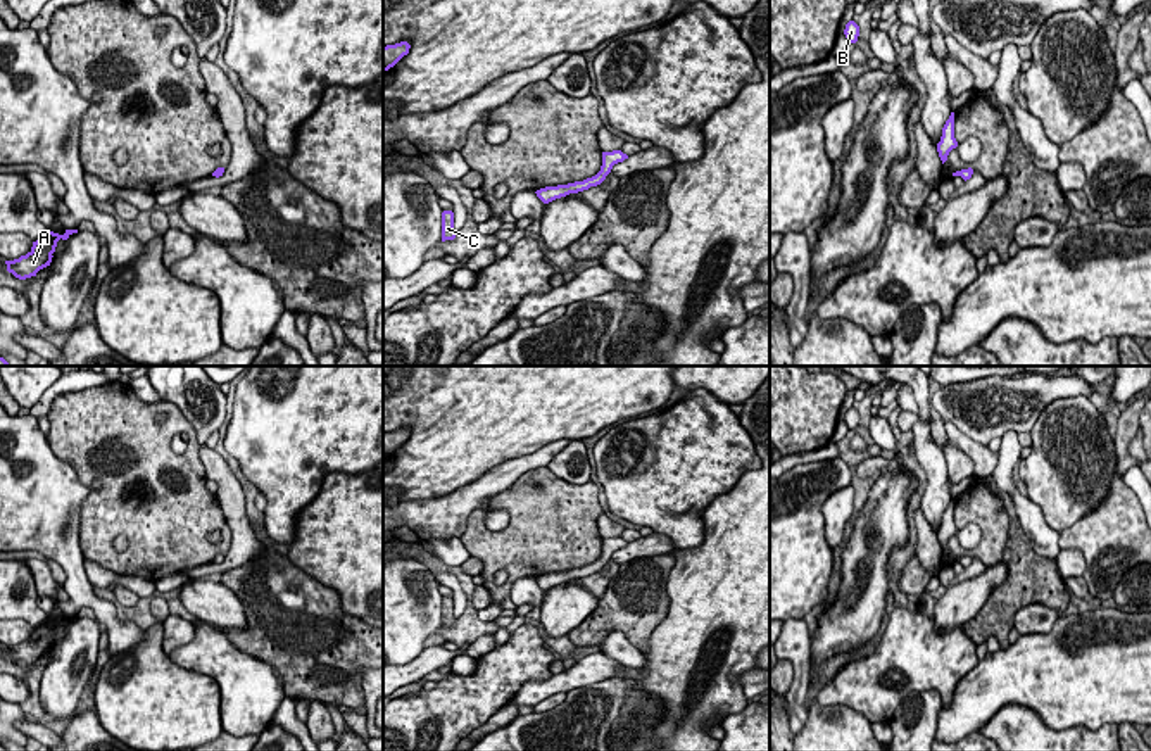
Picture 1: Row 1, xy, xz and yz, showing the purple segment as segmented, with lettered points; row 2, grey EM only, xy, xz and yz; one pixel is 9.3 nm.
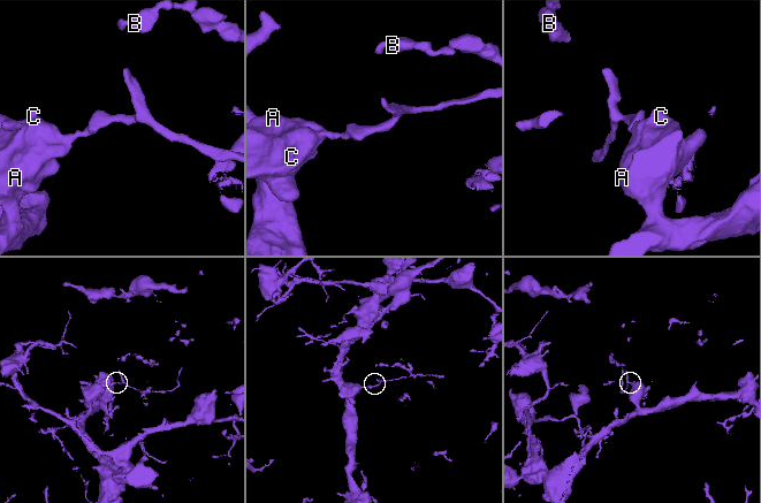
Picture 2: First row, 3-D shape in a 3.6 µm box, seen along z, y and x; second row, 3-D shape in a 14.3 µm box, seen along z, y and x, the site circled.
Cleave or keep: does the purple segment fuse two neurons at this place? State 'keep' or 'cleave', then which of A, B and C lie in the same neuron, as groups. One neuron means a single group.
cleave; A C / B

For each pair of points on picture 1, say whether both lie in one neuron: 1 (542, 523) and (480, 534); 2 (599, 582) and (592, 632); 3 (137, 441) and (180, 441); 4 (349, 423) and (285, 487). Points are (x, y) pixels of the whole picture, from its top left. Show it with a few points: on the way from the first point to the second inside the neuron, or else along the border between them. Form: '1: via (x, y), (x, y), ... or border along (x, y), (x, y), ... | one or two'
1: via (527, 539), (496, 539) | one
2: border along (620, 565), (599, 599) | two
3: border along (182, 432), (187, 437), (187, 446), (176, 454) | two
4: via (330, 430), (292, 468) | one

